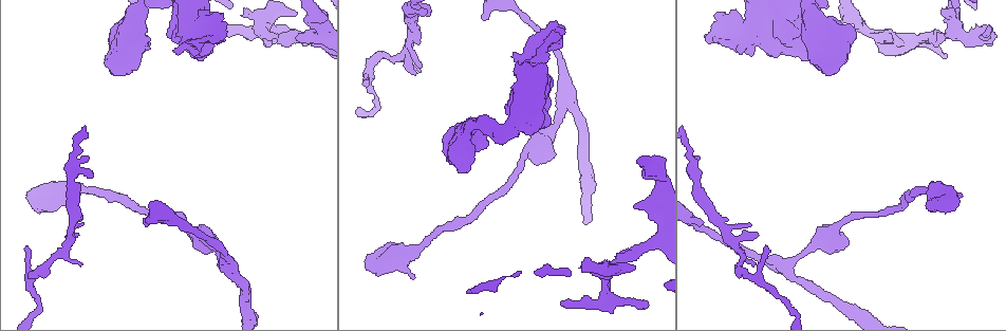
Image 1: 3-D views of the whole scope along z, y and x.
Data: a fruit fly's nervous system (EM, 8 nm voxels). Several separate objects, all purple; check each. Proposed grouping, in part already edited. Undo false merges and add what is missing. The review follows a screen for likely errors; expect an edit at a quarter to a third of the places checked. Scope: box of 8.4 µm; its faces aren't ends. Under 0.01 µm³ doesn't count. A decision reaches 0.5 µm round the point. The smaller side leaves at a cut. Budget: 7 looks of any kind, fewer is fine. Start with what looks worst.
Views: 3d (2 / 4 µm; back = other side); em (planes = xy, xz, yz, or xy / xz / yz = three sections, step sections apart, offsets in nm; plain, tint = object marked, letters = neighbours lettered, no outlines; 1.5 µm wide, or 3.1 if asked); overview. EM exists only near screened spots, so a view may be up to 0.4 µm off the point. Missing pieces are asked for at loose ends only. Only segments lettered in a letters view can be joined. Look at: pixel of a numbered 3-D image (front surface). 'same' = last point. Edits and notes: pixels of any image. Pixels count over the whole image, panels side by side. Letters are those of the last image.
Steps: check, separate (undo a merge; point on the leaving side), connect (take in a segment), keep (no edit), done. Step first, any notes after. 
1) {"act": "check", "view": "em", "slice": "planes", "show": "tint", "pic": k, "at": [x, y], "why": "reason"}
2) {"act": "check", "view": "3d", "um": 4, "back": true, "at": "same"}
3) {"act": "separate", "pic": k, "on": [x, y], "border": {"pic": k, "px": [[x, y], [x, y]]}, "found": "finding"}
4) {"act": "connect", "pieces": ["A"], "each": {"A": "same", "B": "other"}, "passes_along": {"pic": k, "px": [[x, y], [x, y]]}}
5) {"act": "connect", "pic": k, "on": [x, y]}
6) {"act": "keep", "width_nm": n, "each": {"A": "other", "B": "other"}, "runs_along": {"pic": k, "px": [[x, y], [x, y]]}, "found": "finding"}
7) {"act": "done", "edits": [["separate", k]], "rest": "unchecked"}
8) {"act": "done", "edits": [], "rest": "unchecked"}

{"act": "check", "view": "em", "slice": "xz", "step": 4, "show": "tint", "pic": 1, "at": [556, 39], "why": "sharp bend"}

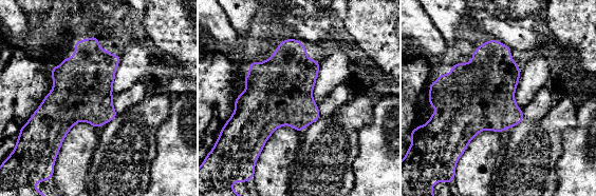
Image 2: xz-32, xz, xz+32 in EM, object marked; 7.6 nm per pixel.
{"act": "check", "view": "em", "slice": "planes", "show": "letters", "at": "same", "why": "another direction"}

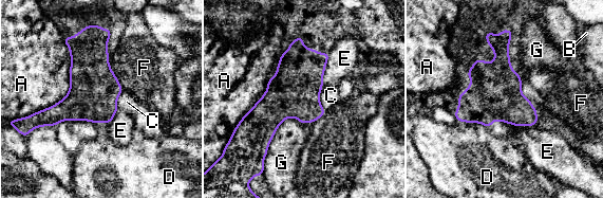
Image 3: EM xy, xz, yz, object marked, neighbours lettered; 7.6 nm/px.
{"act": "keep", "longest_contact_nm": ["A", 550], "each": {"A": "other", "B": "other", "C": "other", "D": "other", "E": "other", "F": "other", "G": "other"}, "border": {"pic": 3, "px": [[303, 124], [286, 118], [267, 149]]}, "found": "all the same cell"}

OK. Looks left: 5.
{"act": "check", "view": "em", "slice": "xy", "step": 4, "show": "letters", "pic": 1, "at": [427, 11], "why": "branch stops here"}

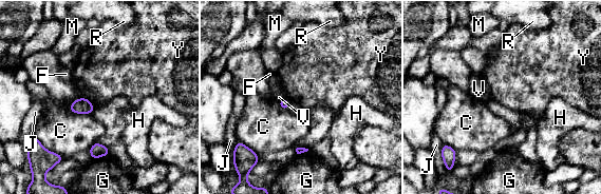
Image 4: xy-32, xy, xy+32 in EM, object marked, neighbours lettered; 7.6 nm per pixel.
{"act": "check", "view": "em", "slice": "planes", "show": "letters", "at": "same"}

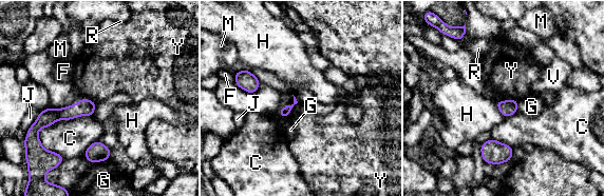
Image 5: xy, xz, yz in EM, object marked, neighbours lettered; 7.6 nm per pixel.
{"act": "keep", "each": {"C": "other", "F": "other", "G": "other", "H": "other", "J": "other", "M": "other", "R": "other", "V": "other", "Y": "other"}, "runs_along": {"pic": 5, "px": [[92, 104], [39, 122]]}, "found": "none of them fits"}

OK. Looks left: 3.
{"act": "check", "view": "3d", "um": 2, "pic": 1, "at": [531, 134], "why": "sudden change in width"}

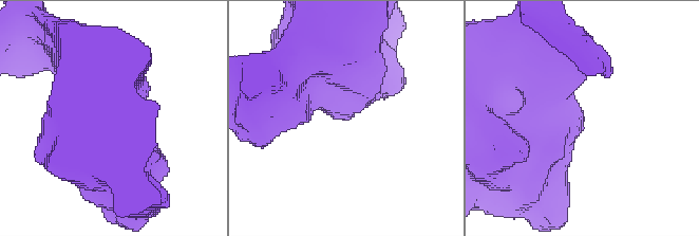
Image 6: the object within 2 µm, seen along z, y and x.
{"act": "check", "view": "em", "slice": "planes", "show": "letters", "pic": 6, "at": [579, 128]}

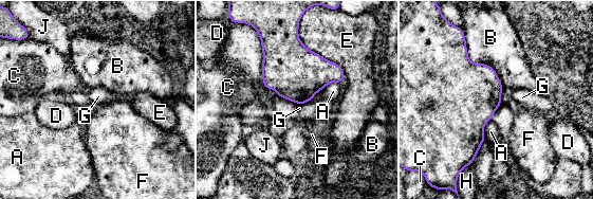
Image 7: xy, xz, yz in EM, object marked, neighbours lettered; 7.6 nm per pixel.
{"act": "keep", "longest_contact_nm": ["E", 550], "each": {"A": "other", "B": "other", "C": "other", "D": "other", "E": "other", "F": "other", "G": "other", "H": "other", "J": "other"}, "border": {"pic": 7, "px": [[311, 100], [299, 105]]}, "found": "one cell here"}

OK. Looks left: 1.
{"act": "done", "edits": [], "rest": "unchecked"}

